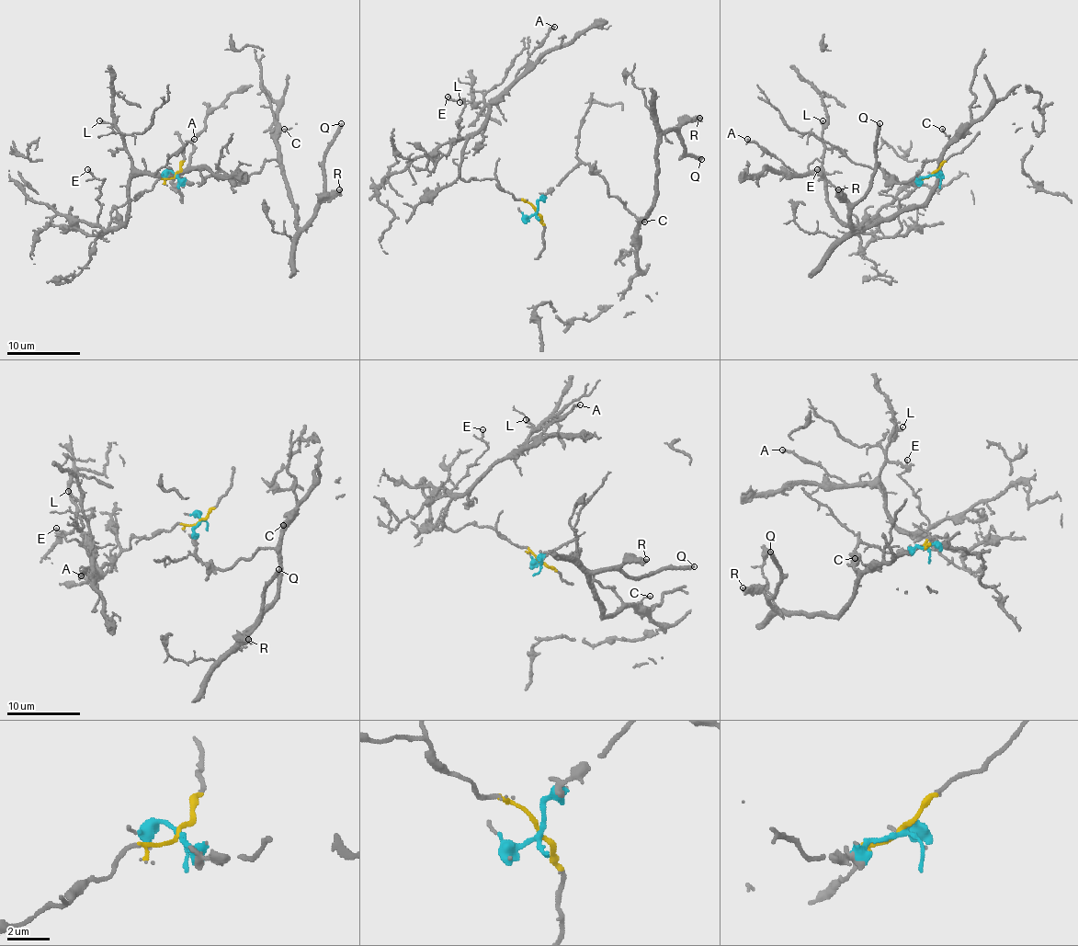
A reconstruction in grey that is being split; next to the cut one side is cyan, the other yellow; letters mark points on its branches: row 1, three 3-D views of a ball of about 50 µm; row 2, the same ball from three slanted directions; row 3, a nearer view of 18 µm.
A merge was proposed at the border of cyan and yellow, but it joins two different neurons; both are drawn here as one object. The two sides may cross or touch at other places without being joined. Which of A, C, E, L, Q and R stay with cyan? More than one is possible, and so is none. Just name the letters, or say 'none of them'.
C, Q, R

